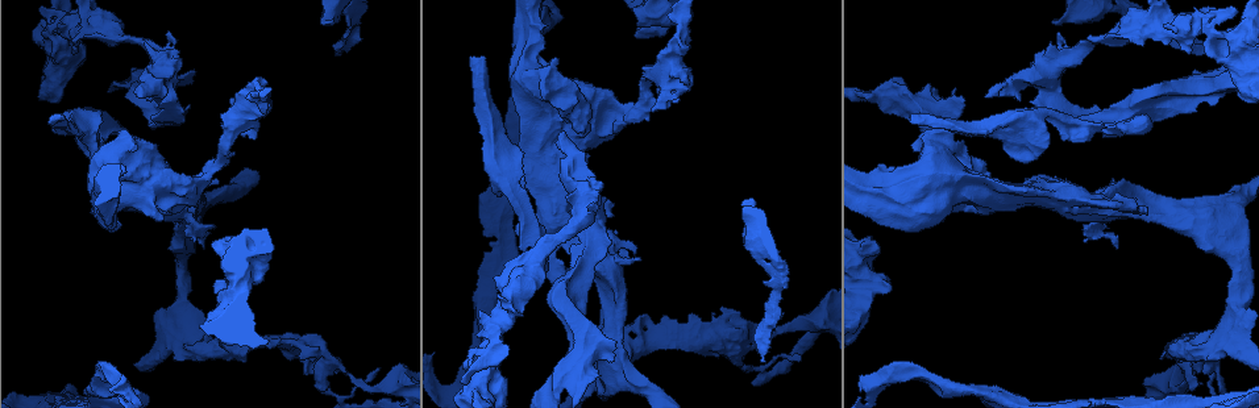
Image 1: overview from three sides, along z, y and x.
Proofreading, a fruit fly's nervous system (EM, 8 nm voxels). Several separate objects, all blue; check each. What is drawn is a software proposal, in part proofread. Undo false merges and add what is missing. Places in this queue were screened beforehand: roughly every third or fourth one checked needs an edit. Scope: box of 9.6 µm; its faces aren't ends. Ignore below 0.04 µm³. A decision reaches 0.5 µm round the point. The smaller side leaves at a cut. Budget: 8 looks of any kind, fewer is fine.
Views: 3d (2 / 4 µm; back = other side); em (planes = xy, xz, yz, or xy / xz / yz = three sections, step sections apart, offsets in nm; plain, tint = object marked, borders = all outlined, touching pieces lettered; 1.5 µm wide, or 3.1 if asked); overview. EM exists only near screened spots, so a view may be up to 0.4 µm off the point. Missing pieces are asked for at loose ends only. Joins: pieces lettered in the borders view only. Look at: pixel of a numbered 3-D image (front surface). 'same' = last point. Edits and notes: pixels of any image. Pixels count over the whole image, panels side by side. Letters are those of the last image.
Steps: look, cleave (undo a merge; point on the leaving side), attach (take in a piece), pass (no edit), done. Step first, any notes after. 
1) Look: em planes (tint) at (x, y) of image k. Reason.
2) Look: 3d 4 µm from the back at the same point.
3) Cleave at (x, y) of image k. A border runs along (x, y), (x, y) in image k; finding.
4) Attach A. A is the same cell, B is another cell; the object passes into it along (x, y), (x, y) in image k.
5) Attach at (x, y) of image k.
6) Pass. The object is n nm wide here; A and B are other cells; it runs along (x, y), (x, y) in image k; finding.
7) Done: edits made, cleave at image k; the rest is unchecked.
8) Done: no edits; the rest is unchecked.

Look: em planes (plain) at (136, 42) of image 1. Calibre changes.

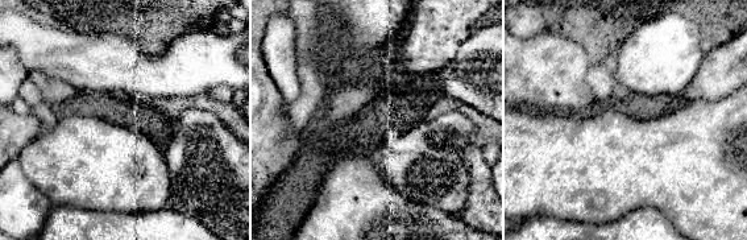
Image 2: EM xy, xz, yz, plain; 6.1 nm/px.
Look: em planes (borders) at the same point.

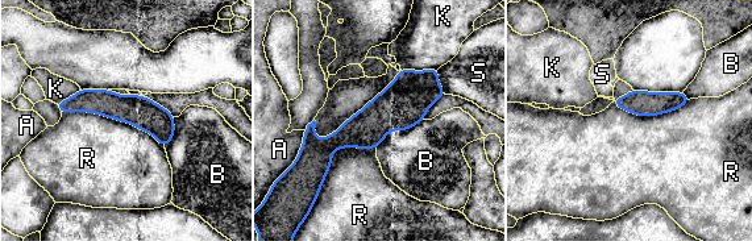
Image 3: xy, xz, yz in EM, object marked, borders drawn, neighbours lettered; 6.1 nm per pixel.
Pass. The longest contact is with R, 650 nm; A, B, K, R and S are other cells; a border runs along (62, 112), (132, 123), (163, 146) in image 3; one cell here.

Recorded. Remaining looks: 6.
Look: em planes (borders) at (532, 29) of image 1. Closes a loop.

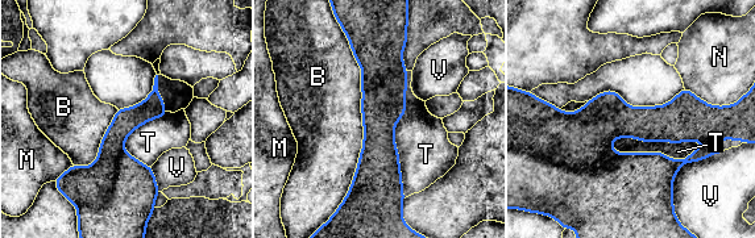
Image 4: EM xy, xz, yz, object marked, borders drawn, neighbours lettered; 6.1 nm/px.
Cleave at (579, 140) of image 4. The longest contact is with B, 1050 nm; B, M, N, T and V are other cells; a border runs along (619, 154), (596, 167), (550, 161) in image 4; a second cell is stuck on.

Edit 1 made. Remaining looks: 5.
Look: em planes (borders) at (217, 181) of image 1. An open end.

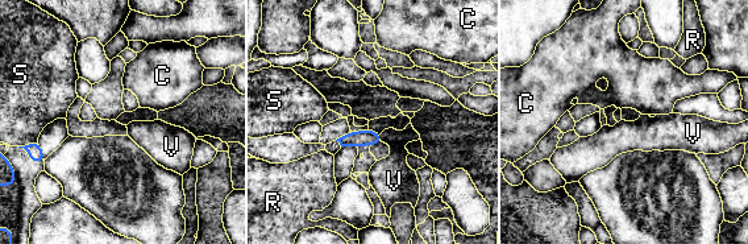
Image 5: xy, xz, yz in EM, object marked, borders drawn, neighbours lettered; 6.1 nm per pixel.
Pass. C, R, S and V are other cells; none of them fits.

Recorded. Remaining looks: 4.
Done: edits made, cleave at image 4; the rest is unchecked.

